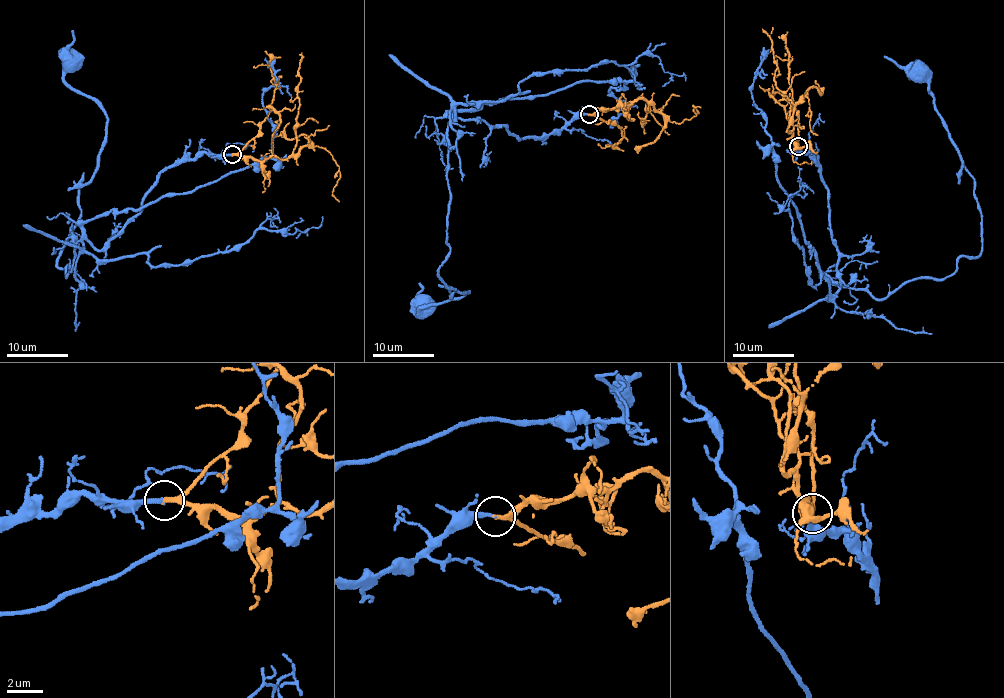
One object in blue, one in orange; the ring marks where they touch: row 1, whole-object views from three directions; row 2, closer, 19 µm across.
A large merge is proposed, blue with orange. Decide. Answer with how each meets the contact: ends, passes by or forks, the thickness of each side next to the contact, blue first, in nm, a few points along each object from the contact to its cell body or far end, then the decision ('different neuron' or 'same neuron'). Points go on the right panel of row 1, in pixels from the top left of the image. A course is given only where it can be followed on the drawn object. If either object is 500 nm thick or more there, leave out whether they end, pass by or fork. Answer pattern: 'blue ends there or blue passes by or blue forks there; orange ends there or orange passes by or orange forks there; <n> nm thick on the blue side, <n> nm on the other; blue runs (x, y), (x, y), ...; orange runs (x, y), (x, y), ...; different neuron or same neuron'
blue ends there; orange passes by; 240 nm thick on the blue side, 200 nm on the other; blue runs (797, 146), (828, 189), (834, 283), (883, 299), (948, 277), (981, 251), (982, 217), (919, 73); orange runs (797, 145), (791, 130), (787, 132), (790, 103), (774, 79), (777, 61), (769, 35), (773, 27); same neuron

